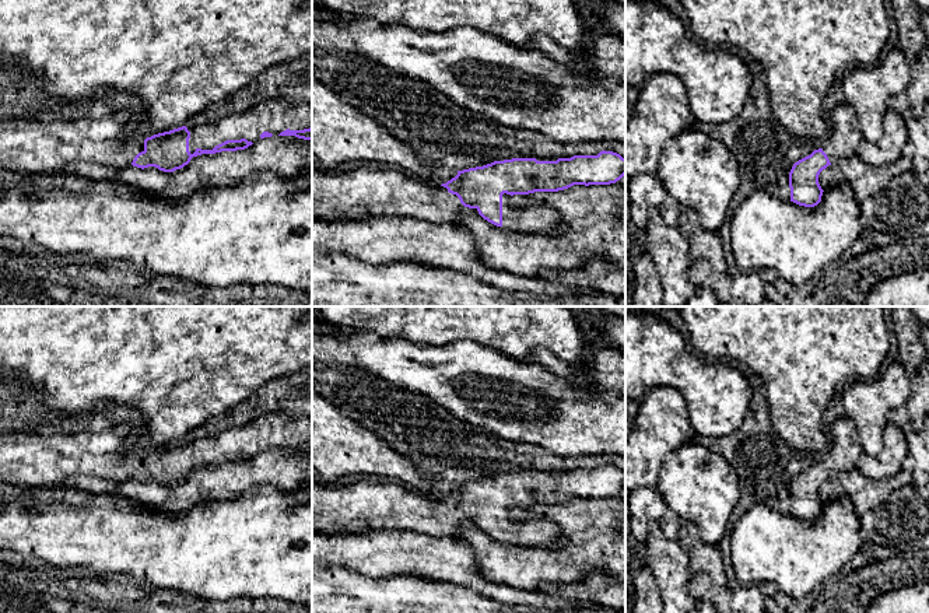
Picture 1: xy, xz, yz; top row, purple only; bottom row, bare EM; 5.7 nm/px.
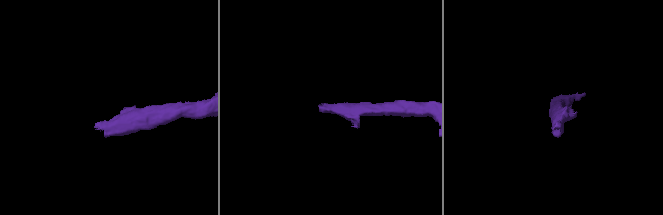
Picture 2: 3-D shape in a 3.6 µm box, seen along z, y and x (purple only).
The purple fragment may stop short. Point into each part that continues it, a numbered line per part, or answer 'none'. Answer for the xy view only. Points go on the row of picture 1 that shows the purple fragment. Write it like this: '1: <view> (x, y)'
1: xy (274, 116)

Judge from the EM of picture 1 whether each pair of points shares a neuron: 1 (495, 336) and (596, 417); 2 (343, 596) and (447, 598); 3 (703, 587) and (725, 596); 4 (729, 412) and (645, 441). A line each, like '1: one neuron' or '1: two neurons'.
1: two neurons
2: one neuron
3: one neuron
4: two neurons

